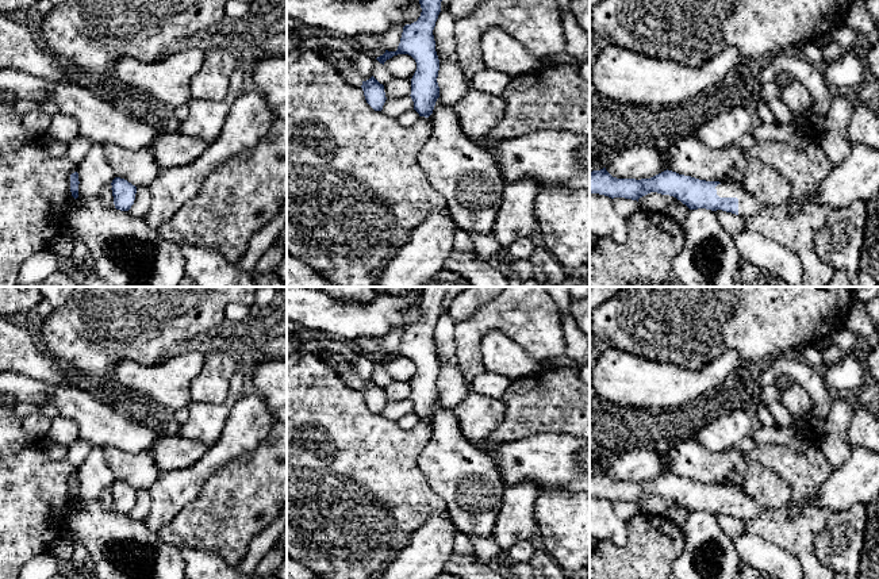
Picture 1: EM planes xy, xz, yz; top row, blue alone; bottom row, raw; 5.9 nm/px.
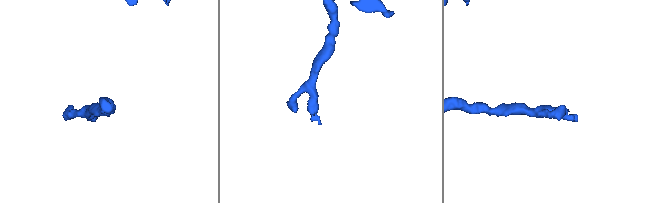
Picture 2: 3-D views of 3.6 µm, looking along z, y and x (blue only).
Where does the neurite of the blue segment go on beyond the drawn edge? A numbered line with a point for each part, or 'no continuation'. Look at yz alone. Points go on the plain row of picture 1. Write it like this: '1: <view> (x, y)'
1: yz (748, 509)

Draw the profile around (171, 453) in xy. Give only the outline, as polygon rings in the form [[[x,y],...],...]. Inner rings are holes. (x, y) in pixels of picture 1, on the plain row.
[[[180,436],[164,437],[151,448],[150,456],[156,461],[160,473],[165,473],[191,467],[206,455],[208,448],[197,440]]]

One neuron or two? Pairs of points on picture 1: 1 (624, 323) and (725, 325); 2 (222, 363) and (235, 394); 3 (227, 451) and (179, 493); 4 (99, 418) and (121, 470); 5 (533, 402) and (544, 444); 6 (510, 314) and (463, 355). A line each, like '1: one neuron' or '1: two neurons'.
1: one neuron
2: two neurons
3: one neuron
4: two neurons
5: two neurons
6: one neuron

